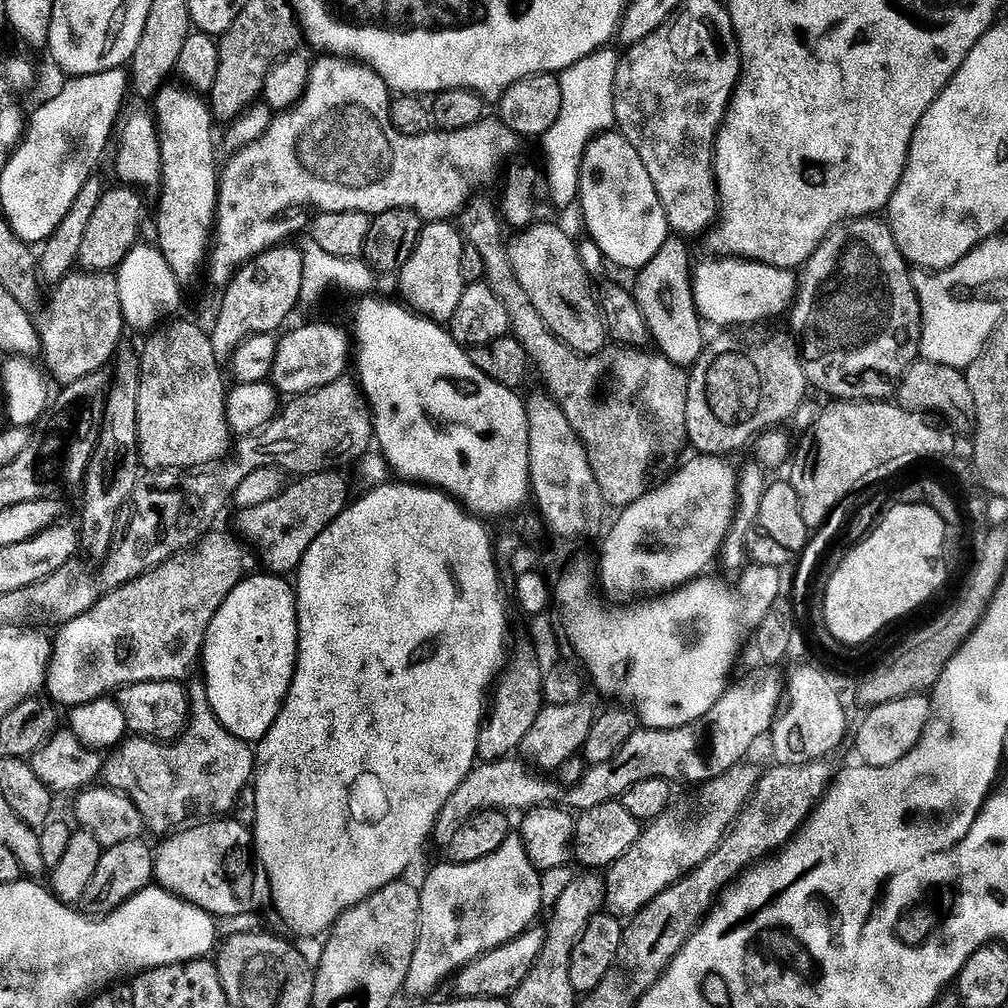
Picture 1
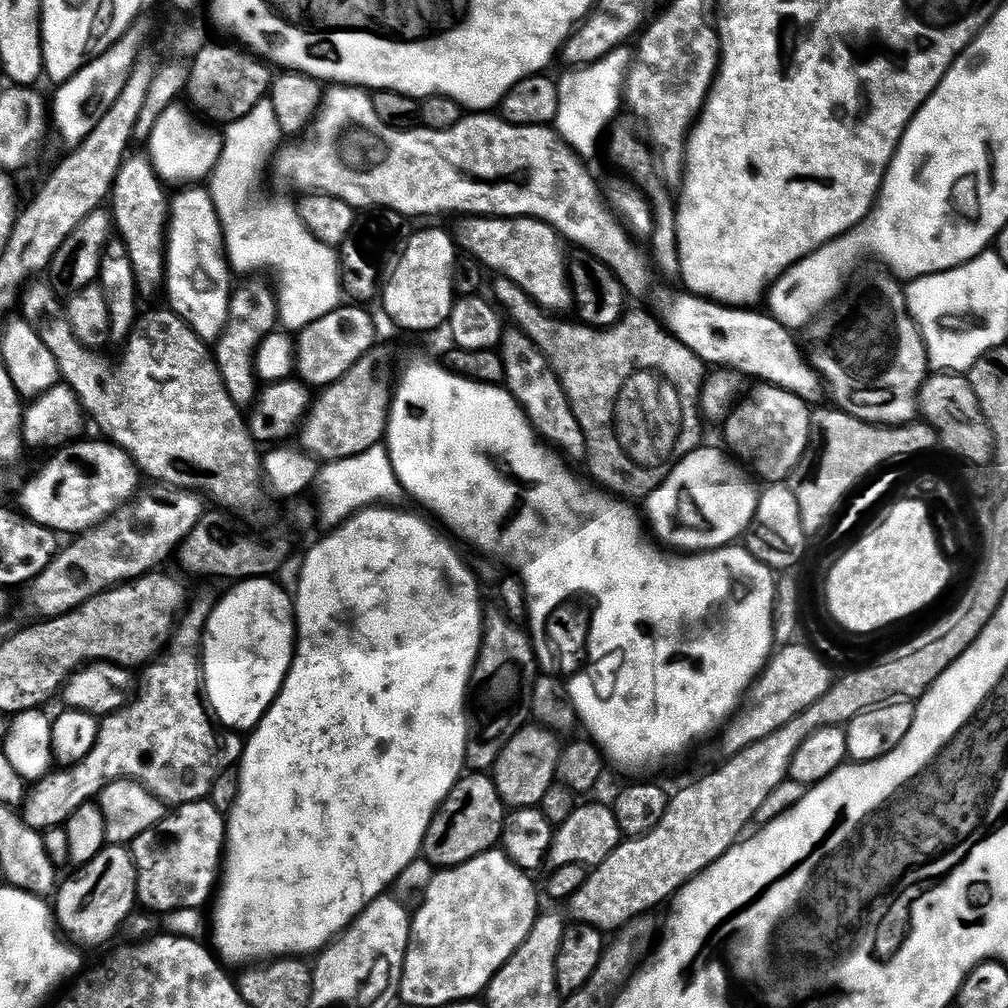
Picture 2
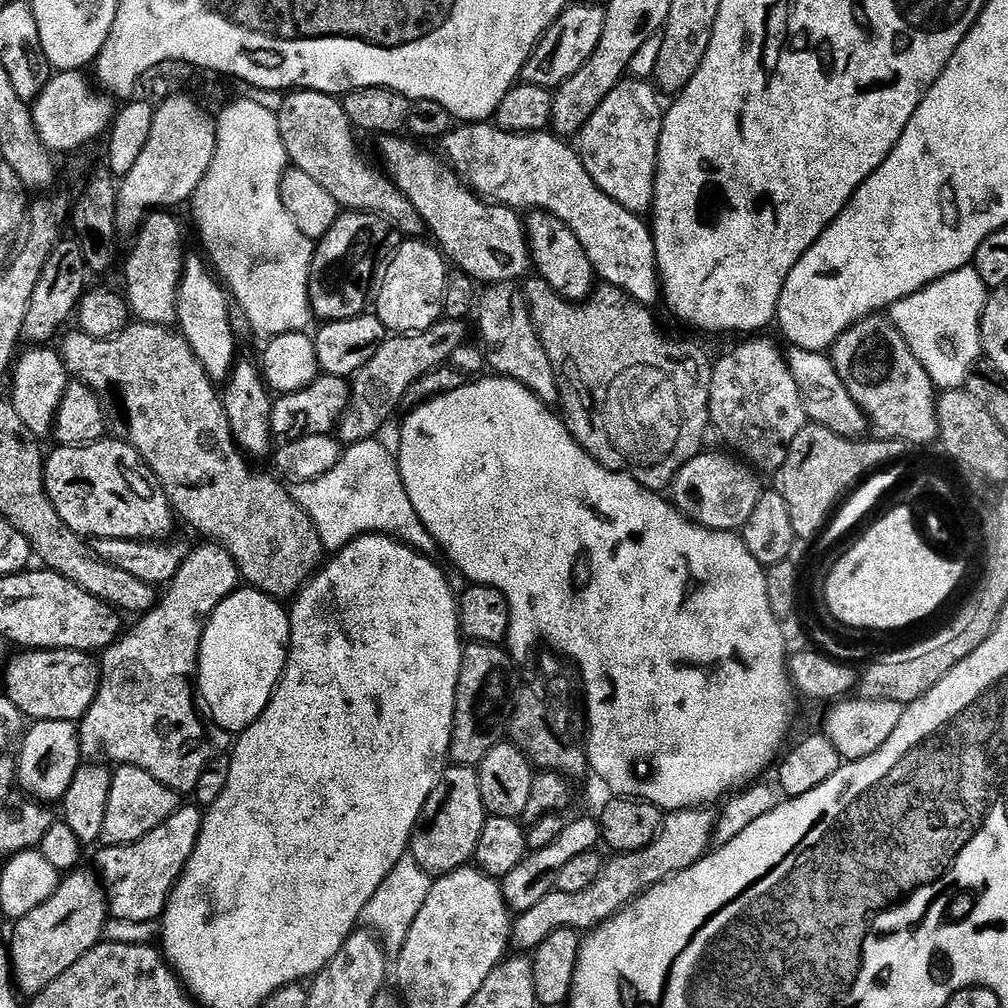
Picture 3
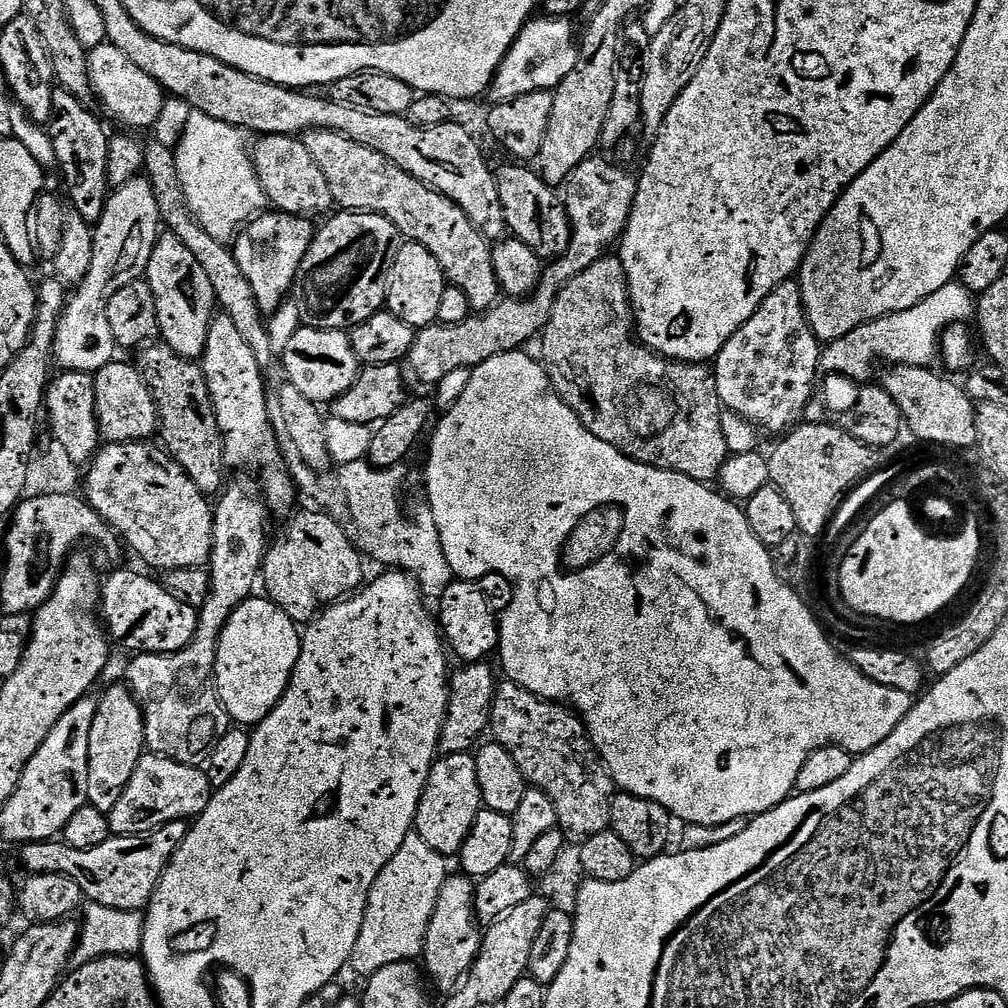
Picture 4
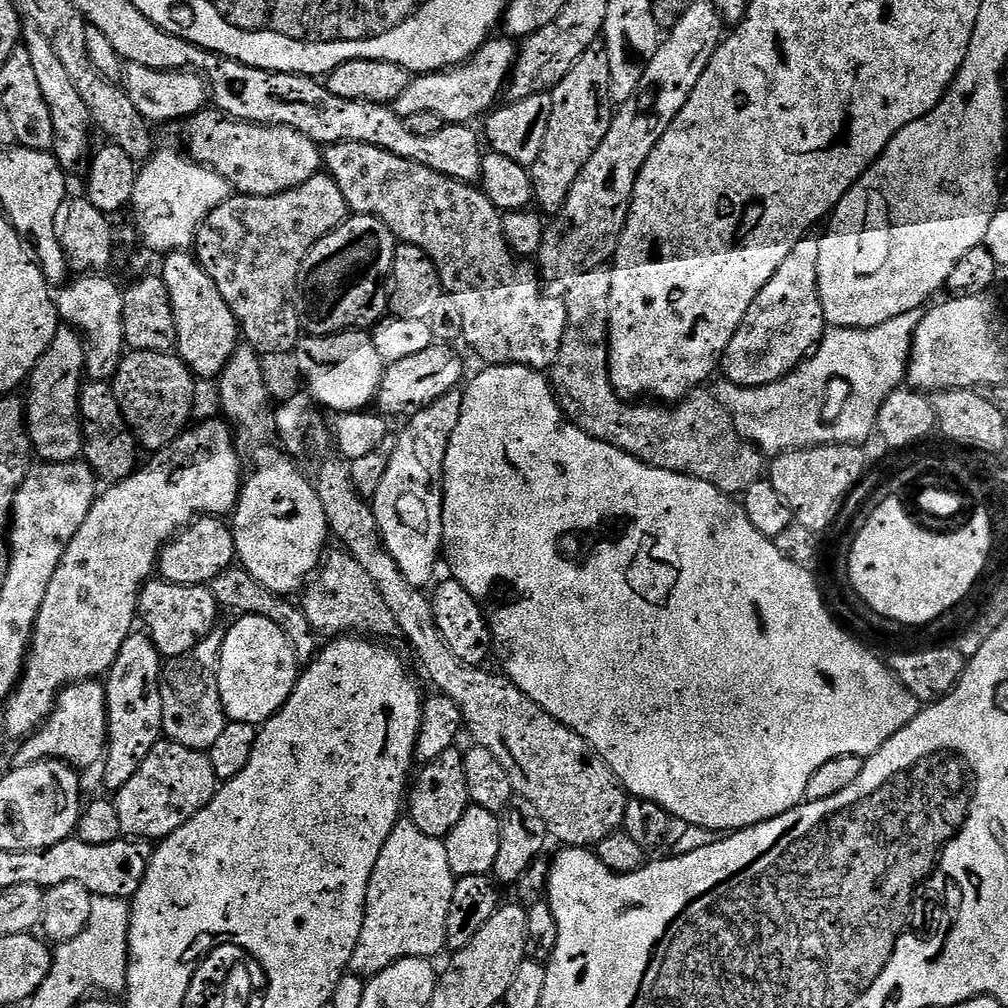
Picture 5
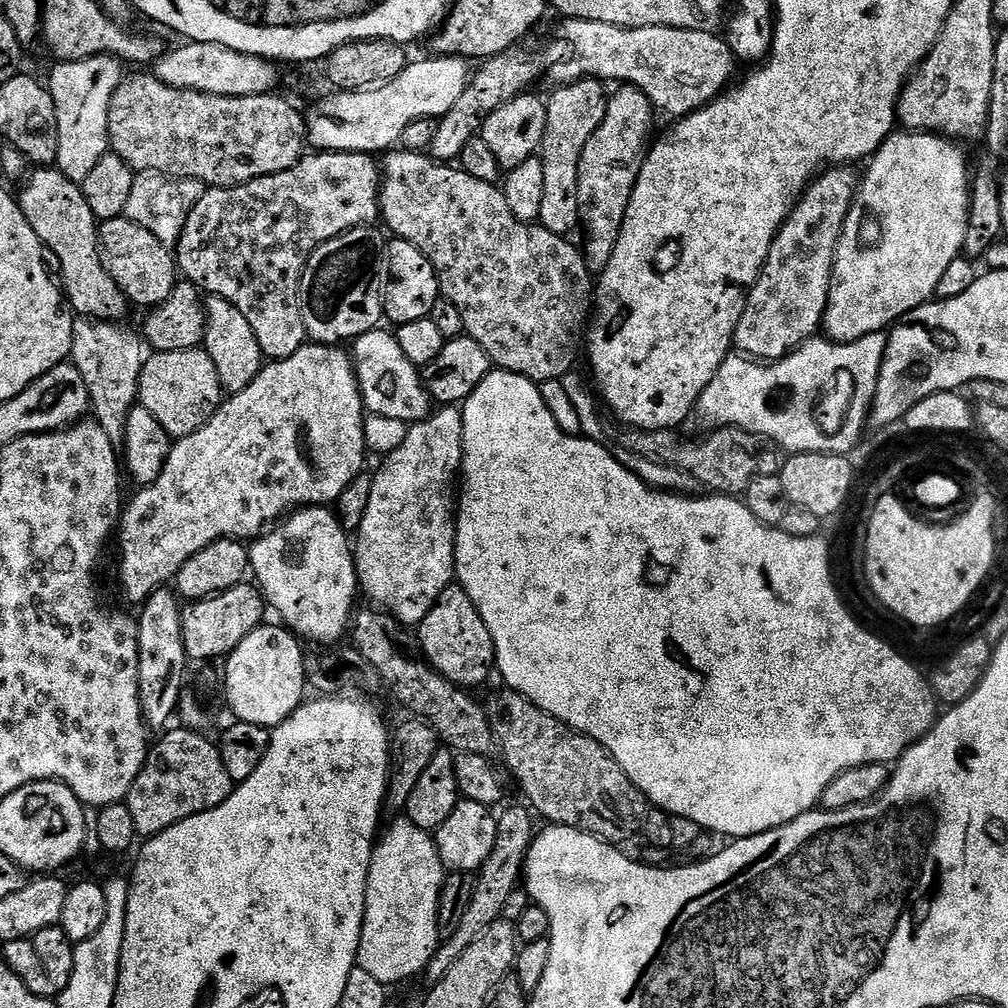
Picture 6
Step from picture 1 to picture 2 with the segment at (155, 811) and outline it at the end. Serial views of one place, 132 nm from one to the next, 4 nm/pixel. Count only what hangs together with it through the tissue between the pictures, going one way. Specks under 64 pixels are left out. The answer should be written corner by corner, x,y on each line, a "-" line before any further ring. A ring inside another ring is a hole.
208,592
198,593
193,598
188,613
186,608
183,615
179,617
166,647
141,671
145,672
138,676
138,687
135,689
134,699
111,716
105,716
100,720
98,738
90,754
86,754
82,762
71,765
67,770
60,770
64,772
56,770
47,778
35,781
33,788
36,789
33,792
31,789
22,801
23,821
29,827
47,830
67,825
74,810
78,810
78,806
99,797
106,785
122,779
137,780
139,784
144,784
168,806
179,806
189,798
211,797
214,782
225,770
231,769
239,761
241,753
238,744
236,748
235,742
230,737
223,736
228,734
223,731
216,732
217,725
210,715
210,709
202,691
204,627
208,624
210,614
217,603
215,595
212,597

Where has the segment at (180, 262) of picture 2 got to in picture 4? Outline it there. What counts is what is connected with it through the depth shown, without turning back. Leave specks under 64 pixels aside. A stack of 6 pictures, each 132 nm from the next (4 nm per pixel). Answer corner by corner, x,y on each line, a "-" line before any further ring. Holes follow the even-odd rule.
223,314
217,315
213,319
212,325
210,326
210,334
206,338
206,350
202,357
202,367
204,370
204,377
208,383
208,397
212,399
212,405
214,406
214,414
218,418
218,426
220,427
220,432
224,436
224,463
229,469
232,468
261,468
260,472
260,482
258,481
259,487
262,489
262,499
266,505
267,511
272,512
288,512
293,511
292,503
295,502
296,496
298,497
298,489
296,487
295,480
292,479
291,471
280,461
280,448
276,445
276,432
272,429
272,424
268,421
268,400
270,404
270,396
264,393
264,376
265,373
260,367
258,358
254,358
254,350
250,350
250,346
244,339
242,339
242,334
238,334
238,330
234,327
234,322
230,322
230,318

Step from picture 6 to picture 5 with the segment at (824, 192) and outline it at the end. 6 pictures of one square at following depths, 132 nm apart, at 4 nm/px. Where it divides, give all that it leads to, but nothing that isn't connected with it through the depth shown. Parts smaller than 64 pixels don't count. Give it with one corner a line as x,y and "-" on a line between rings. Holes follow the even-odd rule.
805,238
790,250
790,258
778,266
774,278
762,286
758,298
750,302
746,318
734,330
734,338
726,346
719,367
723,379
742,388
773,384
788,376
799,364
809,359
826,331
822,302
818,294
819,239

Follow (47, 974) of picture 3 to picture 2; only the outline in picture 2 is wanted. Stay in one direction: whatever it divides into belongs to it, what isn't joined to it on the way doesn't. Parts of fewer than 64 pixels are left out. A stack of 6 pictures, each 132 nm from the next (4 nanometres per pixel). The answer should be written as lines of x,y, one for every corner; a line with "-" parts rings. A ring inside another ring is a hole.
106,846
77,872
80,873
70,877
65,884
63,881
55,893
55,923
69,941
104,944
127,922
132,907
137,907
136,864
132,861
131,851
127,847

